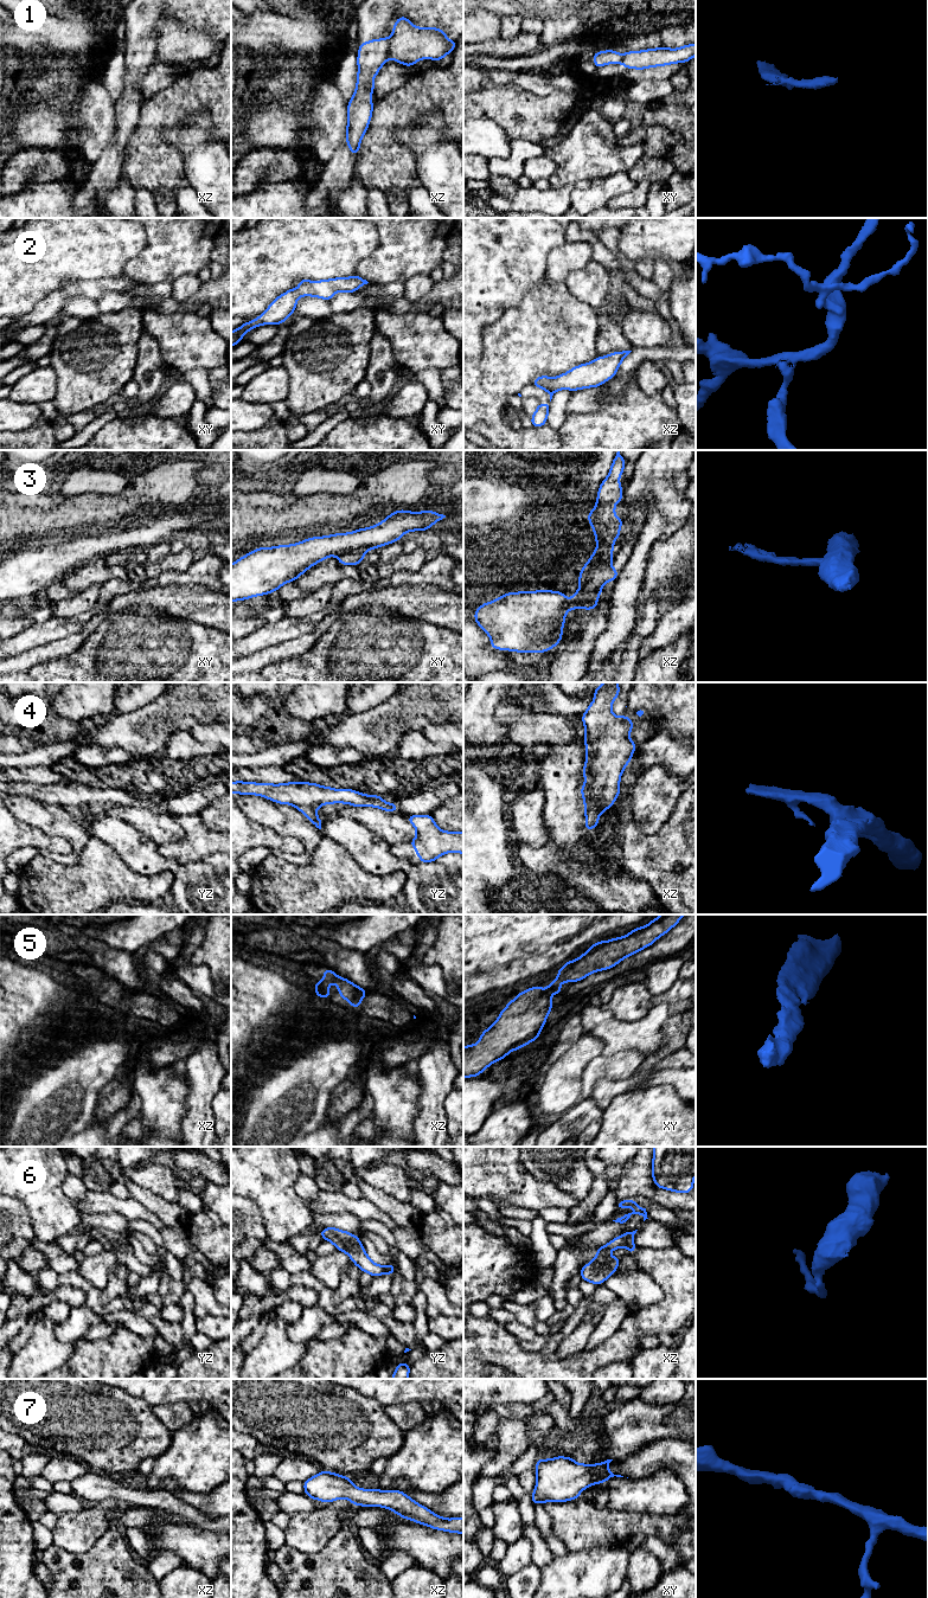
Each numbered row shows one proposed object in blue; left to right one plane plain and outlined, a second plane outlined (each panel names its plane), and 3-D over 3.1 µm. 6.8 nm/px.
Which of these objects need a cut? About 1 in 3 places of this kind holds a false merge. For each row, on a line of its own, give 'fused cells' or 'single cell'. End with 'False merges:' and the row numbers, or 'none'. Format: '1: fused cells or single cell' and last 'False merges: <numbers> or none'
1: fused cells
2: fused cells
3: fused cells
4: single cell
5: single cell
6: single cell
7: single cell
False merges: 1, 2, 3

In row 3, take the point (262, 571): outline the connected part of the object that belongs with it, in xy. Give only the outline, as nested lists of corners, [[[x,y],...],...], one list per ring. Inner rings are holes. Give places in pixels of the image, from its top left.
[[[398,509],[389,514],[385,520],[369,528],[358,528],[348,533],[337,533],[324,537],[313,537],[292,545],[260,547],[243,556],[231,564],[231,603],[250,597],[269,595],[288,582],[295,582],[313,565],[332,556],[347,551],[370,551],[380,546],[399,541],[402,535],[412,531],[428,531],[435,522],[446,515],[433,512],[411,512]]]

